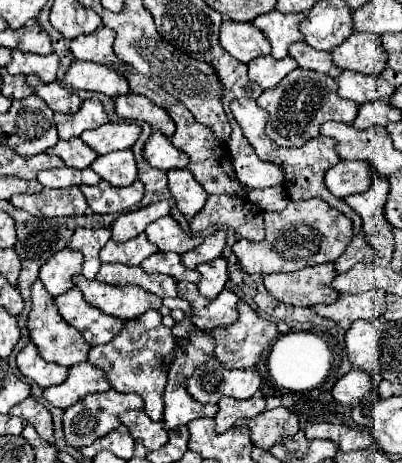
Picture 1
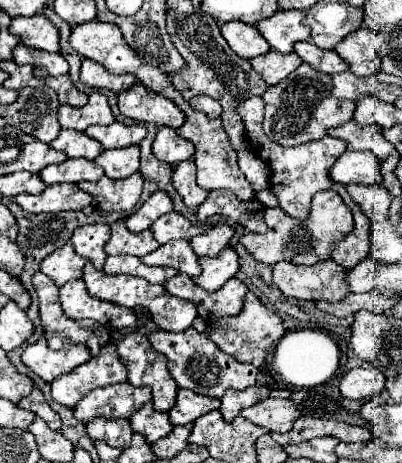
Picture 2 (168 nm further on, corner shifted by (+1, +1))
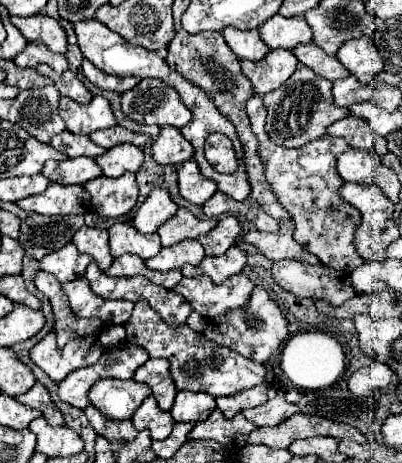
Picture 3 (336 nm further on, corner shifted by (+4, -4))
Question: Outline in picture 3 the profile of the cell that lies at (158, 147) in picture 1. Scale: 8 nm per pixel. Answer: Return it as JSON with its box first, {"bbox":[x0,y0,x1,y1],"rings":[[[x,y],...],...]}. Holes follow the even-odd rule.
{"bbox":[152,128,194,166],"rings":[[[164,128],[152,146],[152,156],[162,166],[180,166],[194,156],[194,150],[178,128]]]}

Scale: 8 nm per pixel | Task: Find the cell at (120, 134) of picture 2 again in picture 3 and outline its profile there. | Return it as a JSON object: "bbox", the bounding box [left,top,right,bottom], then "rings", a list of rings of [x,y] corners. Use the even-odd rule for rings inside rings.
{"bbox":[90,126,150,150],"rings":[[[114,126],[114,128],[108,128],[108,130],[96,130],[90,134],[90,140],[106,150],[118,146],[118,144],[134,144],[134,146],[144,146],[150,138],[146,134],[140,134],[140,132],[132,132],[132,130],[126,130],[122,126]]]}

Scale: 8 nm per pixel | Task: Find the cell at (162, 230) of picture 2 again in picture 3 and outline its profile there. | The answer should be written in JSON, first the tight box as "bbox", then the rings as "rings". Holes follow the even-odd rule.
{"bbox":[158,208,214,246],"rings":[[[180,208],[170,220],[166,220],[158,228],[158,234],[162,238],[162,246],[172,246],[182,240],[196,239],[200,234],[210,232],[214,226],[214,220],[200,220],[192,212]]]}

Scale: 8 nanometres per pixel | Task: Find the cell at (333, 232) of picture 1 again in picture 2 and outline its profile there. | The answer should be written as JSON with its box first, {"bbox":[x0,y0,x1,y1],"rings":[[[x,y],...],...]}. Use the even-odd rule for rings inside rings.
{"bbox":[241,191,353,265],"rings":[[[321,191],[313,197],[311,215],[307,221],[289,217],[281,207],[271,207],[265,211],[267,233],[247,233],[241,237],[241,245],[261,263],[273,265],[277,261],[291,261],[295,265],[315,265],[317,261],[329,259],[333,243],[343,239],[353,229],[353,217],[349,207],[335,191]]]}

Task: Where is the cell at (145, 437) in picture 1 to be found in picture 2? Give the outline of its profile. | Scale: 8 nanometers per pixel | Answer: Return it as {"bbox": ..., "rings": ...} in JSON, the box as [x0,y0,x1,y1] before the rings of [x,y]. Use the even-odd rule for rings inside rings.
{"bbox":[129,401,173,443],"rings":[[[151,401],[145,403],[141,411],[133,413],[129,421],[131,421],[131,427],[135,433],[145,435],[147,443],[155,443],[157,439],[169,435],[173,429],[173,425],[169,423],[169,415],[155,411]]]}

